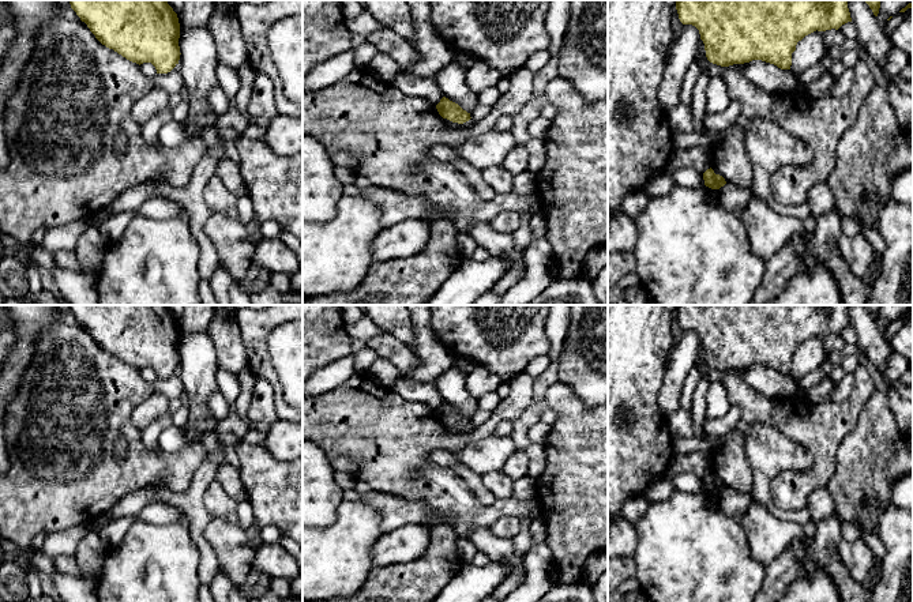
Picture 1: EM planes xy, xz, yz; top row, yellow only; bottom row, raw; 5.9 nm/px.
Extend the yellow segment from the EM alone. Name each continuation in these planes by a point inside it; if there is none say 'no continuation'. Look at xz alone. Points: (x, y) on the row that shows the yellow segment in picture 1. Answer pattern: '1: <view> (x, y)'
no continuation

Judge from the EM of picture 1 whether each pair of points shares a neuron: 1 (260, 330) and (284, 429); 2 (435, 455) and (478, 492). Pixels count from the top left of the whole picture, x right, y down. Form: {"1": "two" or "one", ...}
{"1": "two", "2": "one"}

